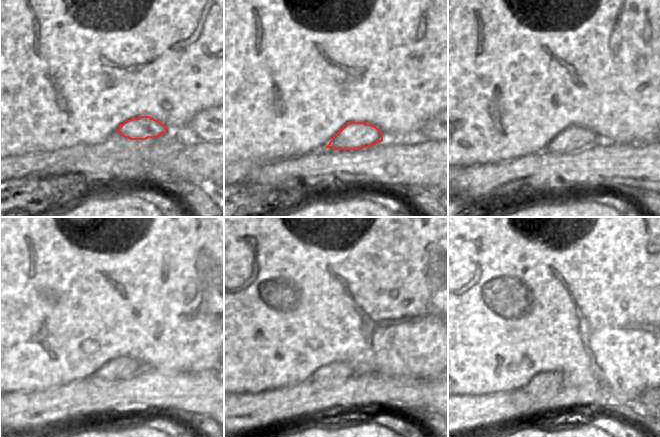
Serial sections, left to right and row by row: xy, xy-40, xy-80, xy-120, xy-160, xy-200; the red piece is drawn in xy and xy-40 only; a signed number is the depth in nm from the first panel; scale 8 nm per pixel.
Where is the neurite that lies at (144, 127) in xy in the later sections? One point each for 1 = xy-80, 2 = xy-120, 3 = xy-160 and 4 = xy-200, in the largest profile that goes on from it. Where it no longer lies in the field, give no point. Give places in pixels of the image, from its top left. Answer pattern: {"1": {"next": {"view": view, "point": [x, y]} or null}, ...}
{"1": {"next": {"view": "xy-80", "point": [574, 138]}}, "2": {"next": {"view": "xy-120", "point": [123, 368]}}, "3": {"next": {"view": "xy-160", "point": [332, 375]}}, "4": {"next": {"view": "xy-200", "point": [544, 382]}}}

